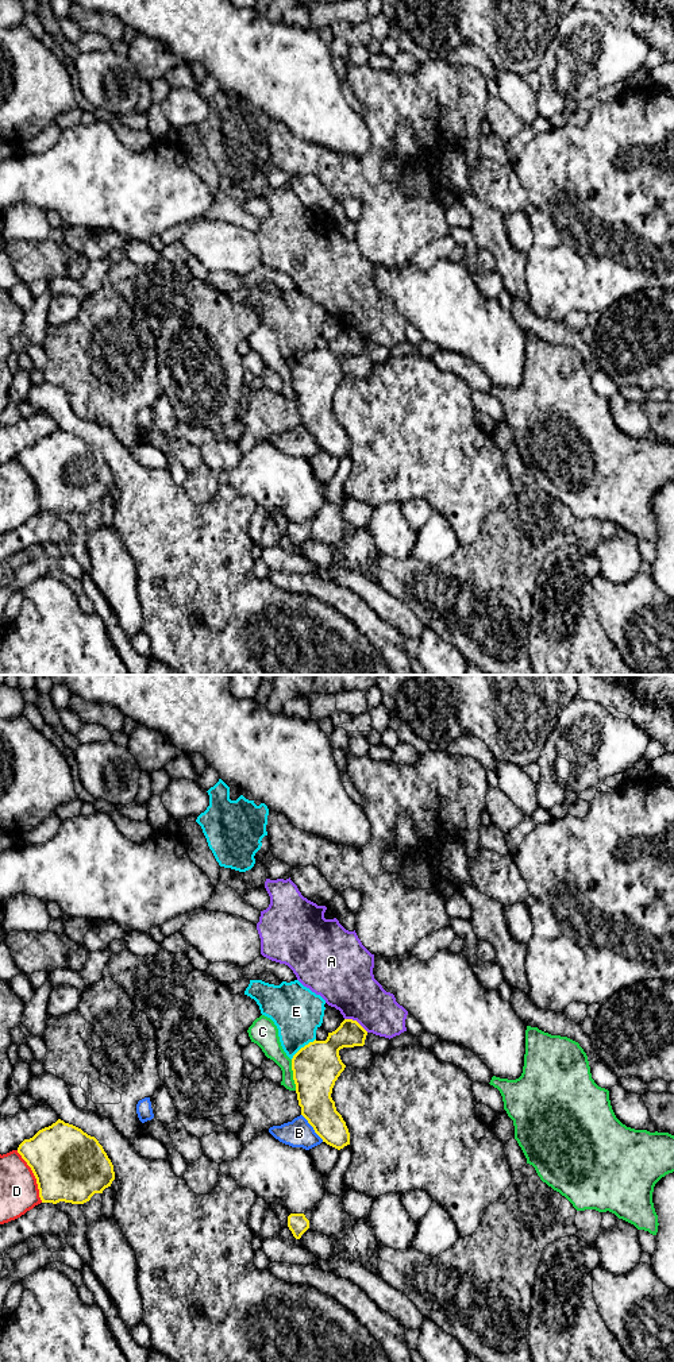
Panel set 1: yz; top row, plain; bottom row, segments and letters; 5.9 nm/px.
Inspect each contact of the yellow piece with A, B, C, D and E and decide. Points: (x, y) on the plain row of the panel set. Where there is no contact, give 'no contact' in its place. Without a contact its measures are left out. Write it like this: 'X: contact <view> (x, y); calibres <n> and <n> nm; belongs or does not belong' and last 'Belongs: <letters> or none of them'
A: contact yz (355, 330); calibres 160 and 340 nm; does not belong
B: contact yz (312, 435); calibres 220 and 170 nm; does not belong
C: contact yz (293, 384); calibres 280 and 130 nm; does not belong
D: contact yz (34, 483); calibres 440 and 220 nm; does not belong
E: contact yz (304, 355); calibres 280 and 300 nm; does not belong
Belongs: none of them

